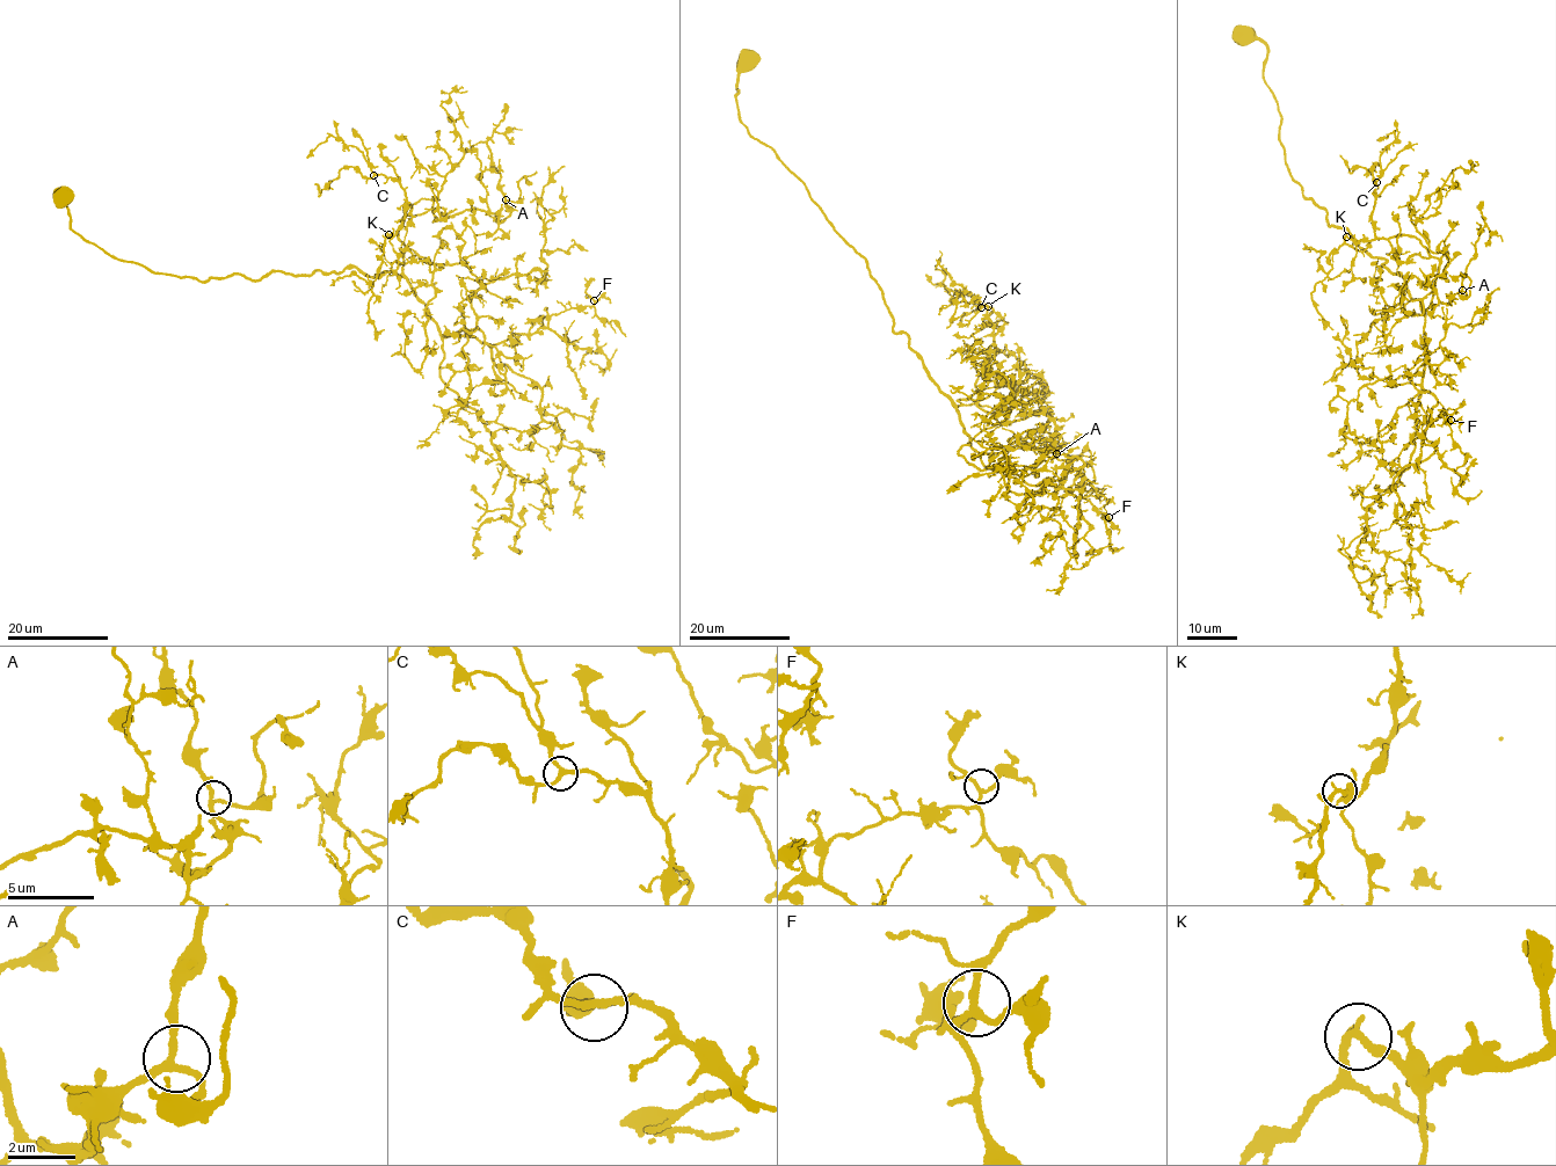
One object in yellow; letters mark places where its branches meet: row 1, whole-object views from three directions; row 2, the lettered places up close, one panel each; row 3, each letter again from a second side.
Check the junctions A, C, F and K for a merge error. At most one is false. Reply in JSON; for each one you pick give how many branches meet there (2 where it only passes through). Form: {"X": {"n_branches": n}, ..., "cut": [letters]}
{"cut": []}

